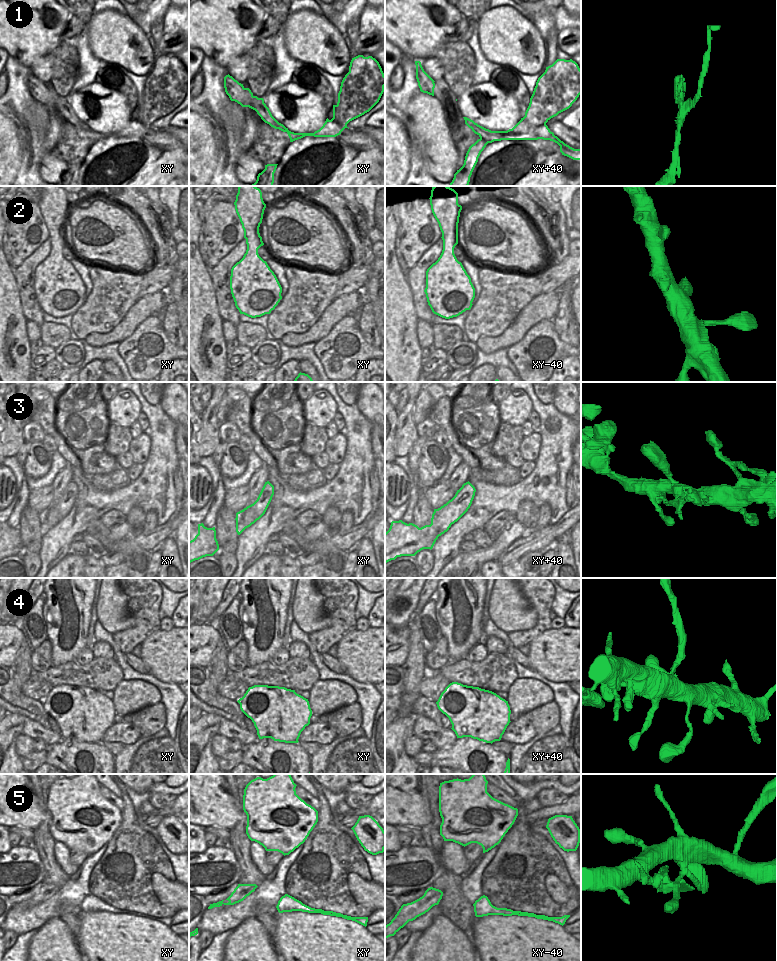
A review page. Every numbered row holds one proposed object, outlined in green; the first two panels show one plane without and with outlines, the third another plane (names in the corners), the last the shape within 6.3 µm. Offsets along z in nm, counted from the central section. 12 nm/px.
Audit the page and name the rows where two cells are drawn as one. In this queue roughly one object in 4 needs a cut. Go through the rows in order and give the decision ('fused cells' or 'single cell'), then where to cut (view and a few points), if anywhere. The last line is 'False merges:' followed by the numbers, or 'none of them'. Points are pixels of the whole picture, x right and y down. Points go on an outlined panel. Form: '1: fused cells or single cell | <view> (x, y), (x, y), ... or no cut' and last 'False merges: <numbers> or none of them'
1: fused cells | xy+40 (545, 123), (535, 128), (523, 128), (516, 132), (494, 131)
2: single cell | no cut
3: single cell | no cut
4: single cell | no cut
5: single cell | no cut
False merges: 1

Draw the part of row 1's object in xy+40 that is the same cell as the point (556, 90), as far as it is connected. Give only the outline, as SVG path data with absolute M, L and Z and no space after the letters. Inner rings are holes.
M557 59L552 65L546 67L545 72L538 78L525 116L507 131L497 133L517 133L523 129L536 129L545 125L551 118L569 109L581 94L581 69L578 64L570 60Z

